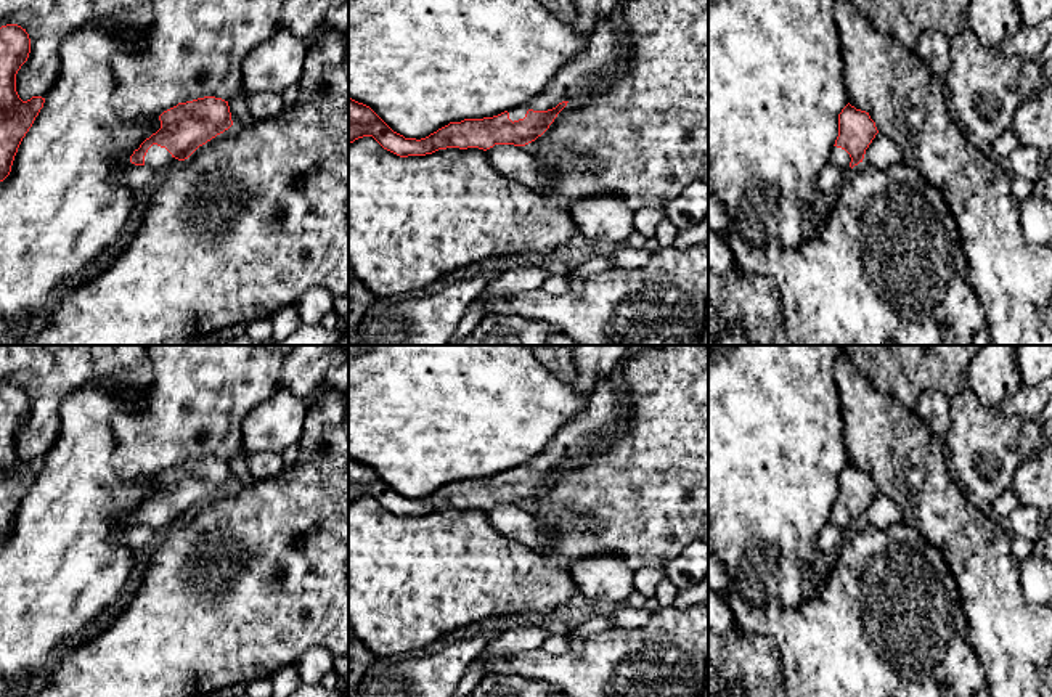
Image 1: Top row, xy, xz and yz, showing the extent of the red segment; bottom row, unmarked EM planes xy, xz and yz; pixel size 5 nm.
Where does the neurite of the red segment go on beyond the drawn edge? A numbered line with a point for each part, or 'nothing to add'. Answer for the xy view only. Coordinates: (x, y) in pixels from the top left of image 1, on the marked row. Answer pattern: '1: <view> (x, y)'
1: xy (158, 158)

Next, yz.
1: yz (839, 158)

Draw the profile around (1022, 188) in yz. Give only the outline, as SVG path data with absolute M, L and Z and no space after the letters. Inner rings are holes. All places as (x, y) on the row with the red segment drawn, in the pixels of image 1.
M1012 175L1012 193L1015 199L1021 202L1033 194L1033 183L1021 177Z

